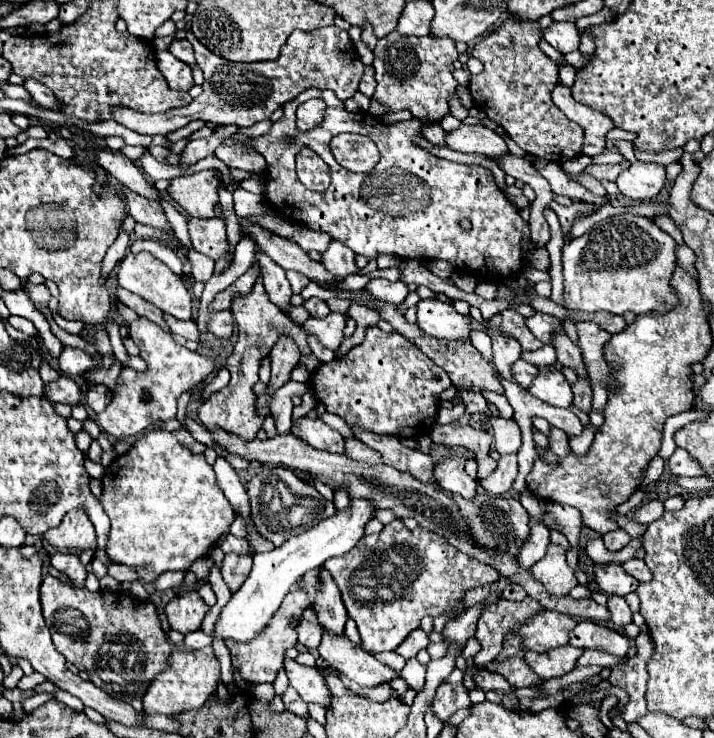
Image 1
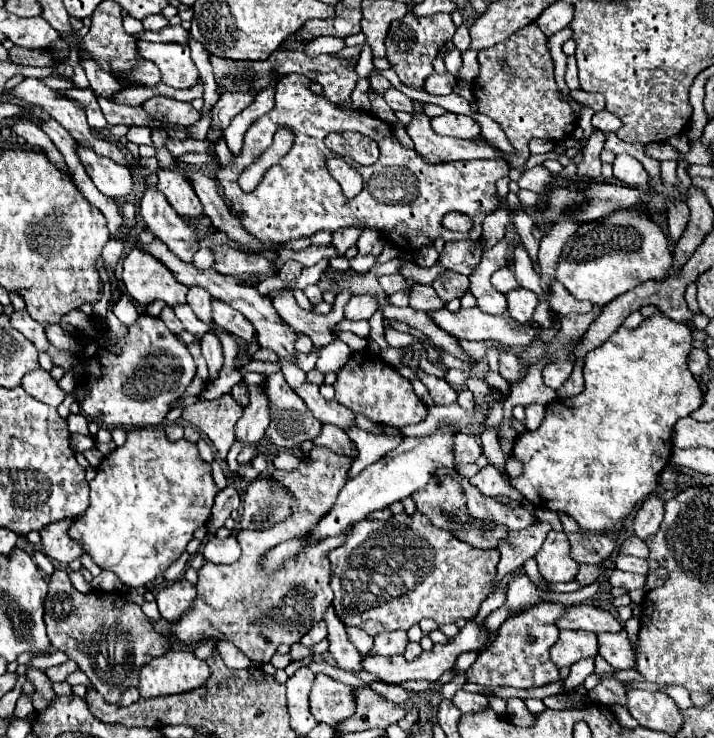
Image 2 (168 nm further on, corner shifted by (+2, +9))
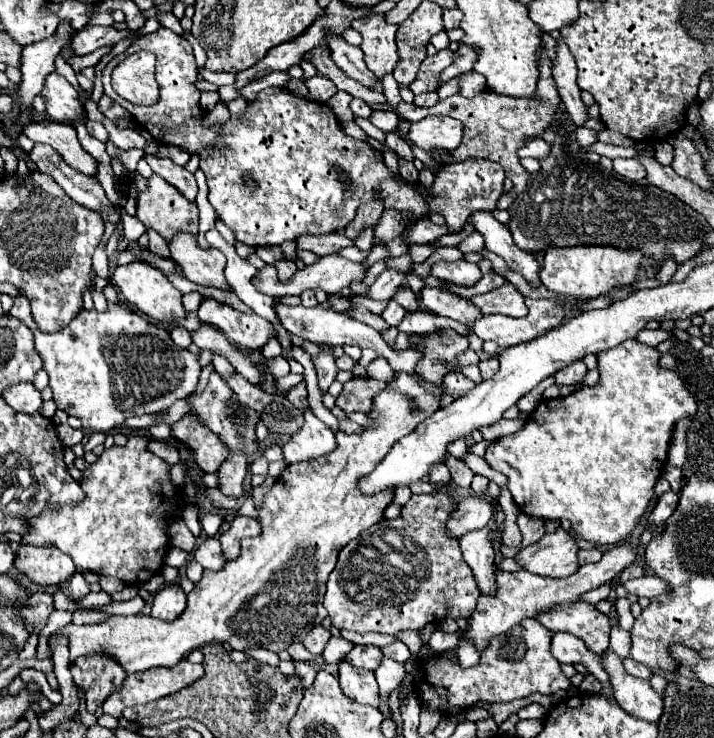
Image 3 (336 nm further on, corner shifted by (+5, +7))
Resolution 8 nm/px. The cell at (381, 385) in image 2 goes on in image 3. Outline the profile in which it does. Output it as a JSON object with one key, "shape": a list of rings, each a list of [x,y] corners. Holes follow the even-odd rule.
{"shape":[[[352,377],[350,381],[344,383],[342,393],[336,397],[336,405],[344,413],[354,413],[354,411],[370,413],[374,407],[372,399],[384,389],[386,389],[384,381],[372,377]]]}

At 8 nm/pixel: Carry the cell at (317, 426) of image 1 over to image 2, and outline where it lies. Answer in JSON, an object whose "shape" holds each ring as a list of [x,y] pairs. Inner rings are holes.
{"shape":[[[281,371],[269,375],[263,389],[265,389],[265,395],[267,395],[267,399],[269,399],[271,423],[269,423],[269,427],[267,427],[265,437],[263,437],[263,439],[259,441],[259,445],[257,445],[255,457],[265,451],[267,443],[273,443],[273,445],[279,447],[279,449],[295,449],[301,441],[311,441],[311,439],[315,439],[315,437],[319,435],[319,431],[321,431],[321,421],[317,421],[317,419],[313,417],[313,413],[309,413],[309,409],[307,409],[307,405],[301,401],[301,397],[297,397],[297,395],[289,389],[289,385],[285,383]]]}

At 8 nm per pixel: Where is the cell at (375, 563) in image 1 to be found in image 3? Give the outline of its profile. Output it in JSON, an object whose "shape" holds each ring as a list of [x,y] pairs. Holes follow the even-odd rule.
{"shape":[[[444,493],[412,495],[398,519],[382,519],[370,531],[350,541],[340,551],[338,563],[326,583],[324,607],[332,625],[356,633],[378,631],[394,635],[444,619],[468,619],[476,607],[480,589],[462,557],[458,539],[448,535],[448,515],[450,499]],[[386,533],[396,533],[396,543],[392,539],[386,541]]]}

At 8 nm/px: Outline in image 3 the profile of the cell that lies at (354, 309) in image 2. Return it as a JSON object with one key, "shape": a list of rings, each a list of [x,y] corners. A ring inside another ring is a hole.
{"shape":[[[384,269],[378,279],[370,285],[366,297],[378,301],[378,303],[386,303],[392,299],[392,295],[398,291],[400,285],[404,285],[404,273],[396,271],[396,269]]]}

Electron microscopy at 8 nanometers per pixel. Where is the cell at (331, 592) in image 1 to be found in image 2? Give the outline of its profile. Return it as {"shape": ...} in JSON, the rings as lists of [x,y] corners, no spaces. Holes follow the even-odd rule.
{"shape":[[[329,607],[329,611],[325,613],[325,623],[329,629],[329,651],[333,655],[333,659],[337,661],[337,667],[341,667],[343,671],[363,671],[363,655],[349,643],[347,633],[345,633],[345,625],[339,621],[339,617],[335,615],[333,607]]]}

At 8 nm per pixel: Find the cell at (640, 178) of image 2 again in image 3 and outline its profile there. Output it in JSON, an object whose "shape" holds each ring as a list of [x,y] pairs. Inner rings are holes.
{"shape":[[[616,157],[612,163],[614,163],[614,171],[616,171],[618,175],[626,177],[628,181],[640,183],[640,185],[644,183],[646,173],[644,173],[642,165],[640,165],[636,159],[620,159],[620,157]]]}

